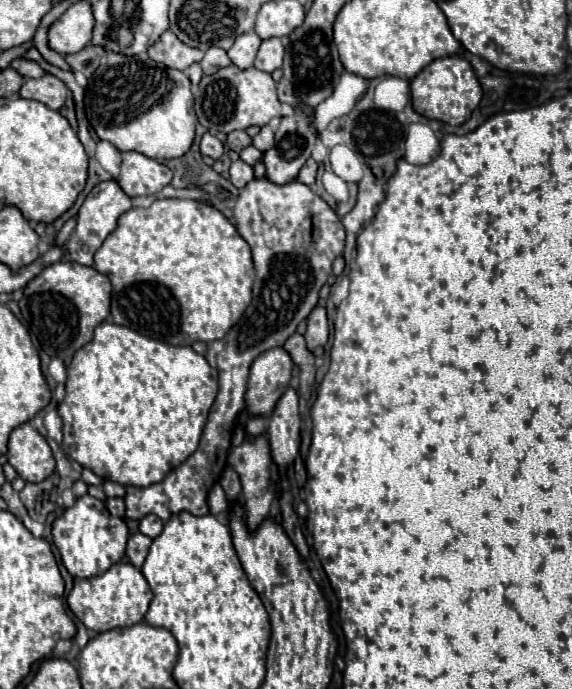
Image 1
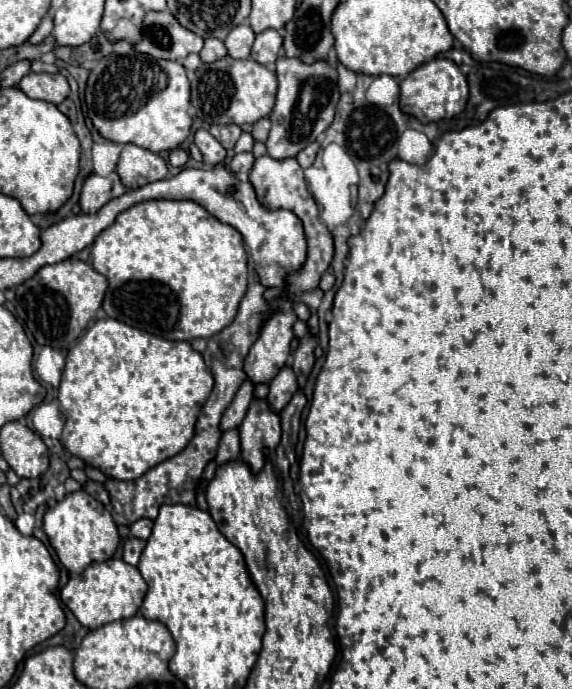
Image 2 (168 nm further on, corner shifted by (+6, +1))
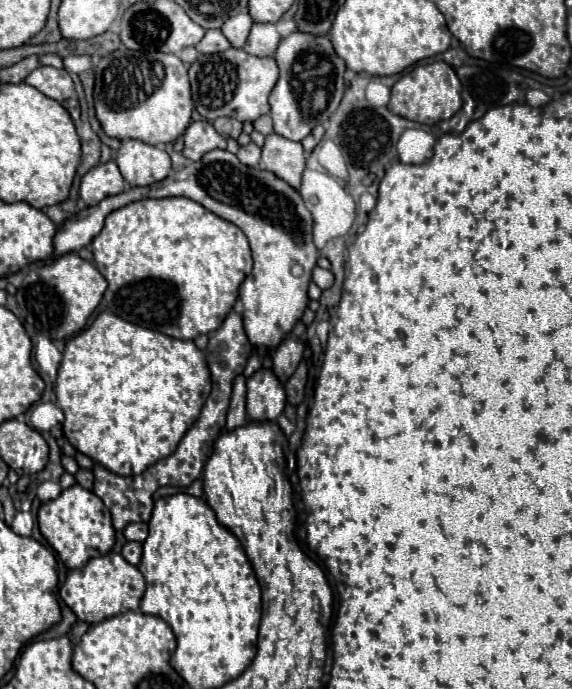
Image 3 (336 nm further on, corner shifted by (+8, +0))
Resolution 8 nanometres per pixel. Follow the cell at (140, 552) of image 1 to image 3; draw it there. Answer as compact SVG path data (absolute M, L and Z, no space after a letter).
M126 542L124 548L122 548L122 556L124 556L130 564L138 566L140 556L142 556L142 544L140 544L140 542Z

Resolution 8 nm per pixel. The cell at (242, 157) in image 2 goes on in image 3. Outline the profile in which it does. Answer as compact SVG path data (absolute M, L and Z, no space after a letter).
M250 142L250 144L246 144L246 146L240 146L240 150L238 150L238 160L240 162L244 162L246 166L260 166L260 146L256 146L254 142Z

